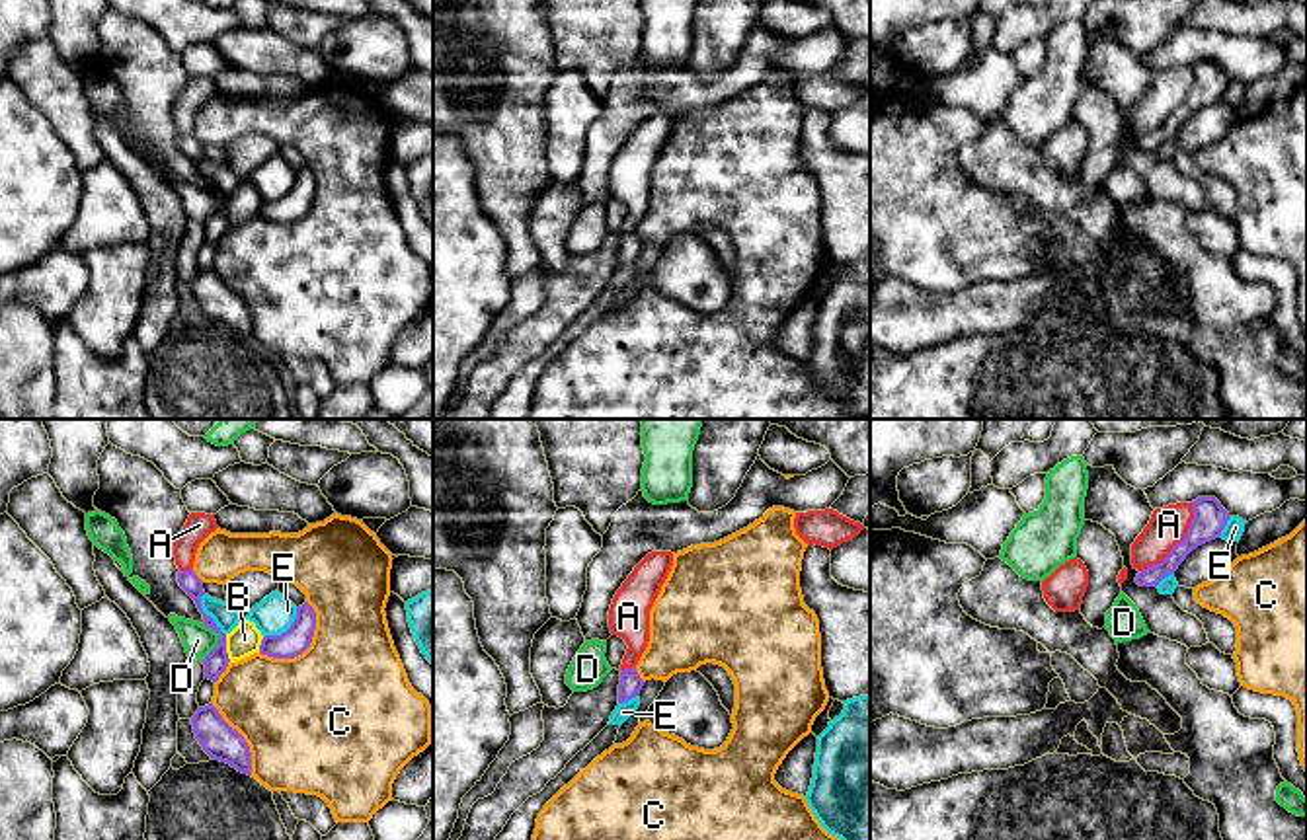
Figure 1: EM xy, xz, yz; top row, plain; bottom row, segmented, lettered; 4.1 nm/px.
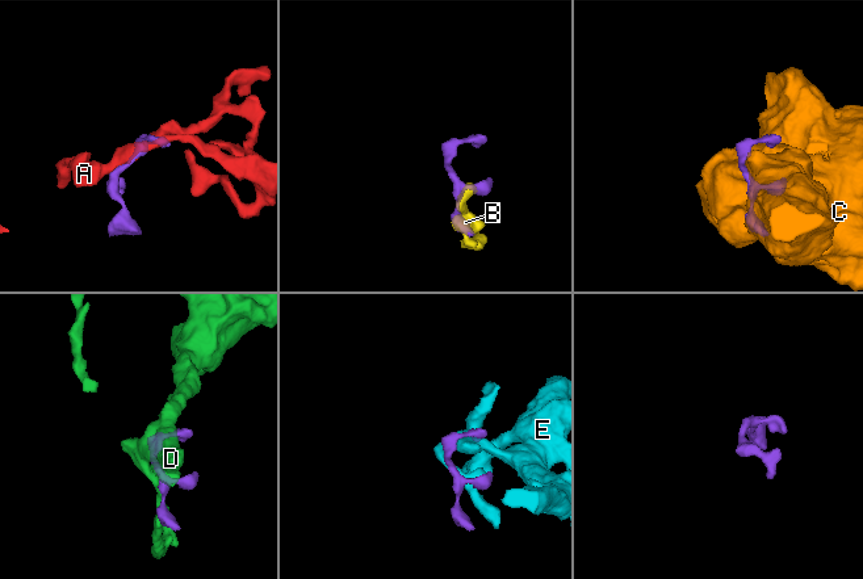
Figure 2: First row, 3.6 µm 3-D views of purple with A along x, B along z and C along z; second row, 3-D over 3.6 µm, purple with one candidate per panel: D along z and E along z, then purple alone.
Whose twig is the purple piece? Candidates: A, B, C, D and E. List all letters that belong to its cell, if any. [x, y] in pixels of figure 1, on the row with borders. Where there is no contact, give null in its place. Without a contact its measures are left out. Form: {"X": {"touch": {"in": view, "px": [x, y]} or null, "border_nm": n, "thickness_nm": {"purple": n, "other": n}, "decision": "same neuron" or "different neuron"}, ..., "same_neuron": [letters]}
{"A": {"touch": {"in": "yz", "px": [1179, 542]}, "border_nm": 360, "thickness_nm": {"purple": 140, "other": 160}, "decision": "different neuron"}, "B": {"touch": {"in": "xy", "px": [225, 649]}, "border_nm": 130, "thickness_nm": {"purple": 100, "other": 140}, "decision": "different neuron"}, "C": {"touch": {"in": "xy", "px": [307, 648]}, "border_nm": 300, "thickness_nm": {"purple": 120, "other": 500}, "decision": "different neuron"}, "D": {"touch": {"in": "xy", "px": [219, 642]}, "border_nm": 160, "thickness_nm": {"purple": 100, "other": 130}, "decision": "different neuron"}, "E": {"touch": {"in": "xy", "px": [287, 630]}, "border_nm": 190, "thickness_nm": {"purple": 120, "other": 160}, "decision": "different neuron"}, "same_neuron": []}

